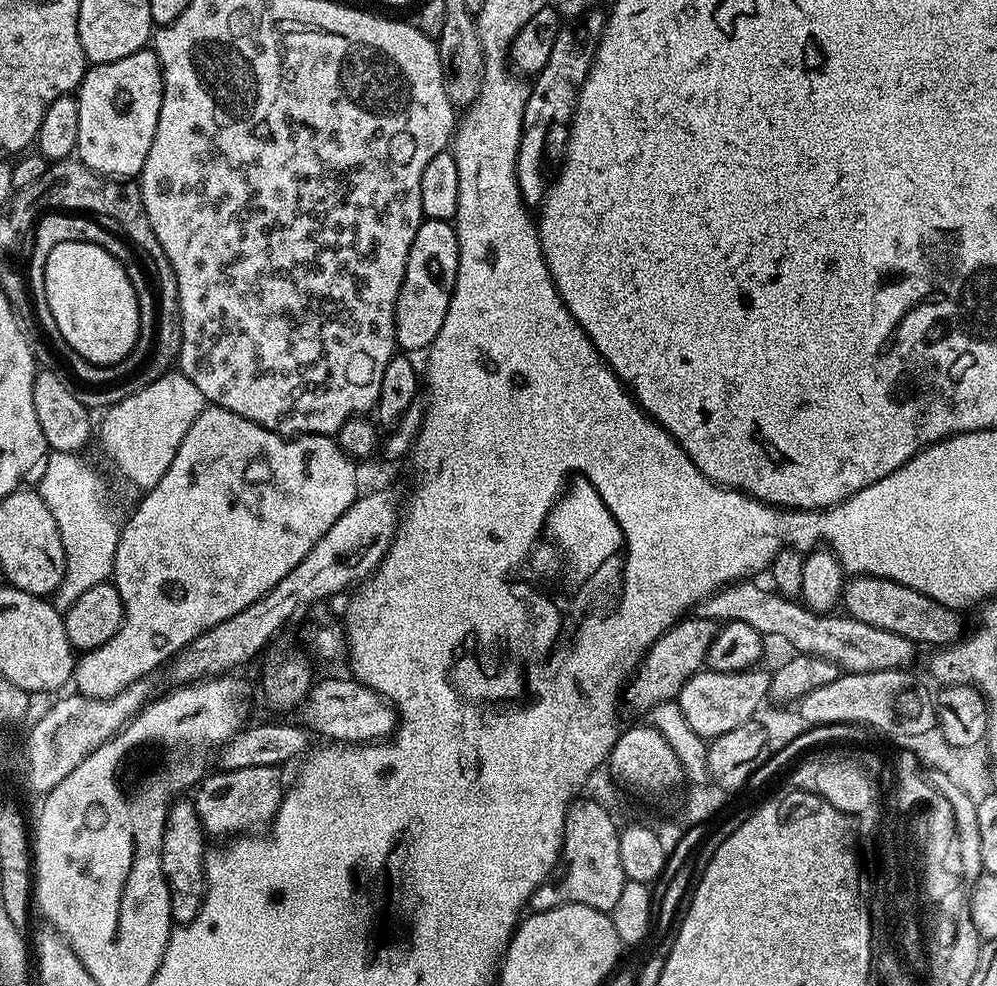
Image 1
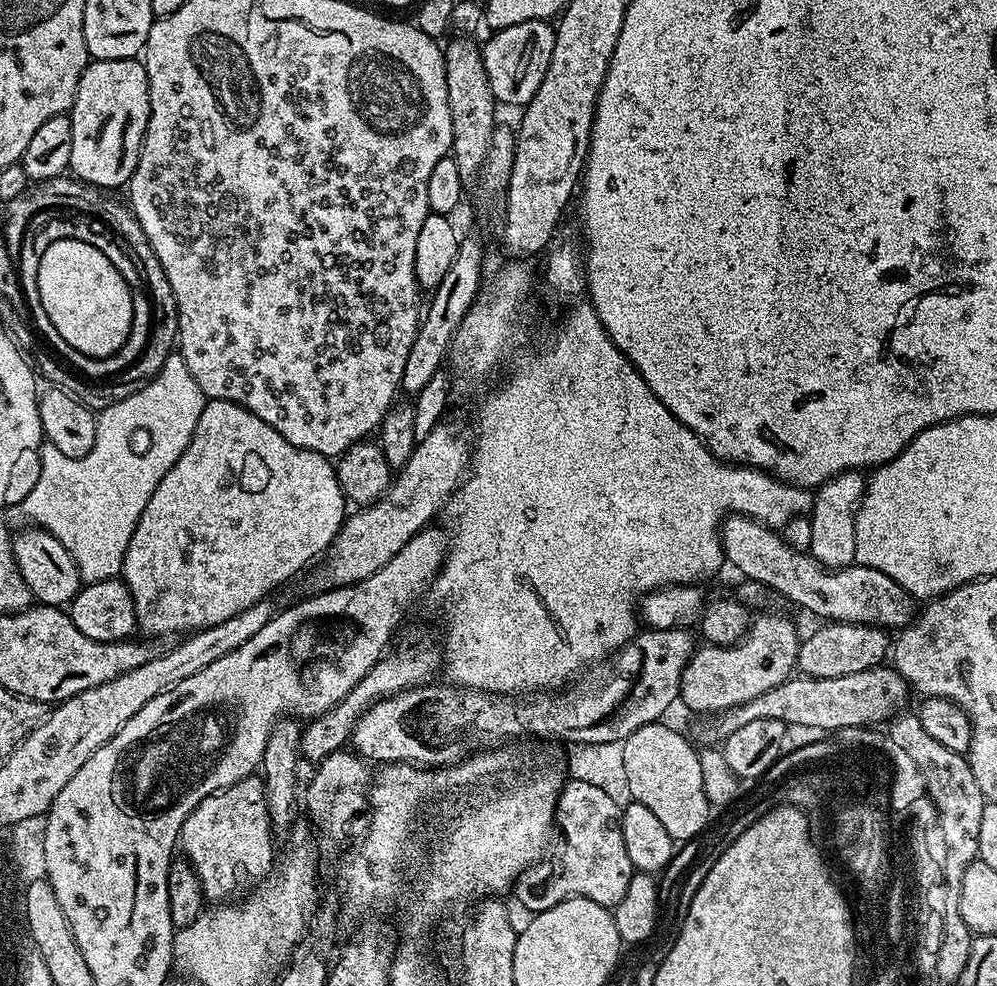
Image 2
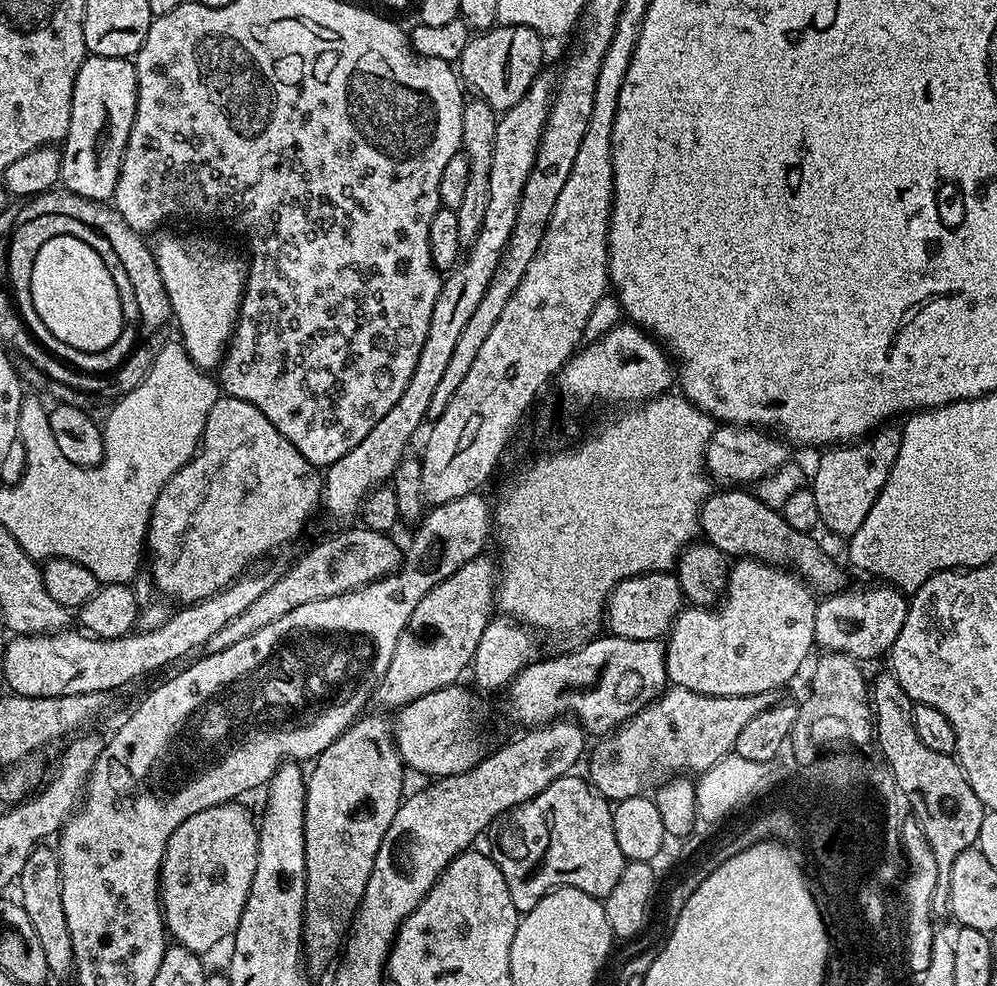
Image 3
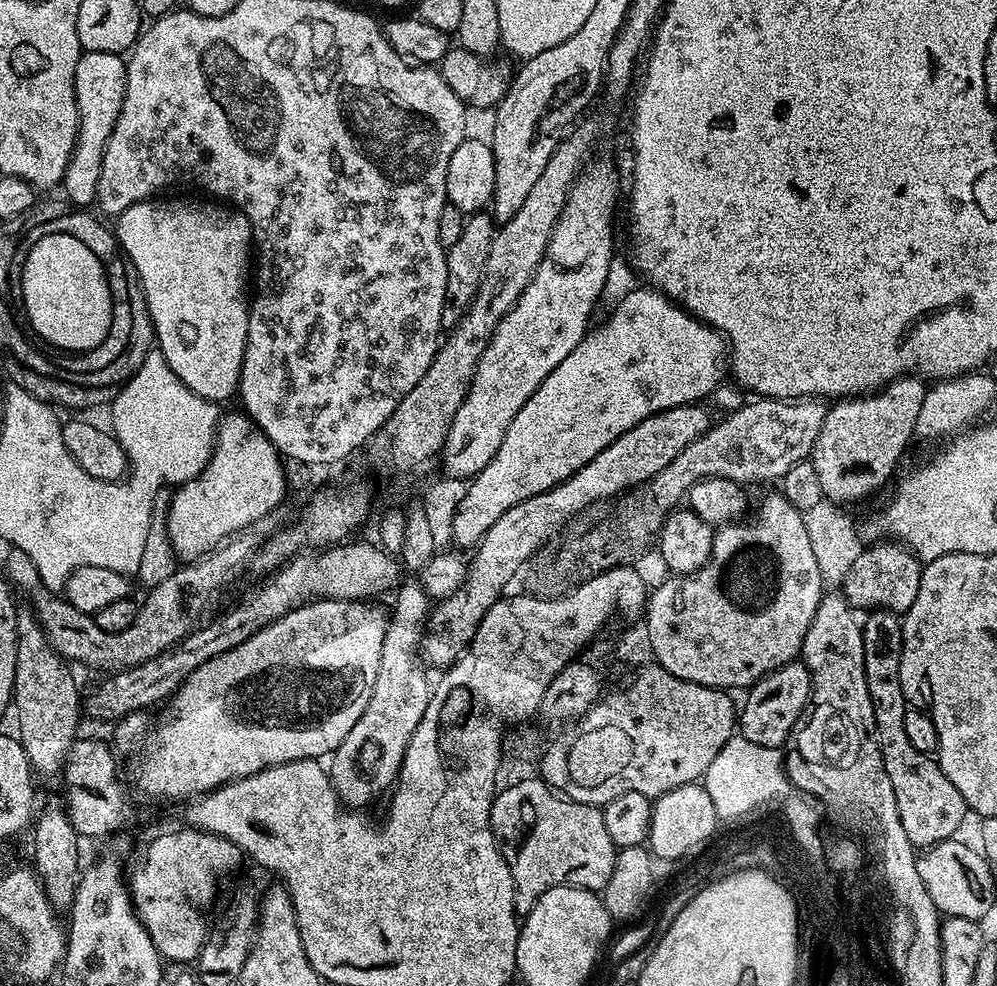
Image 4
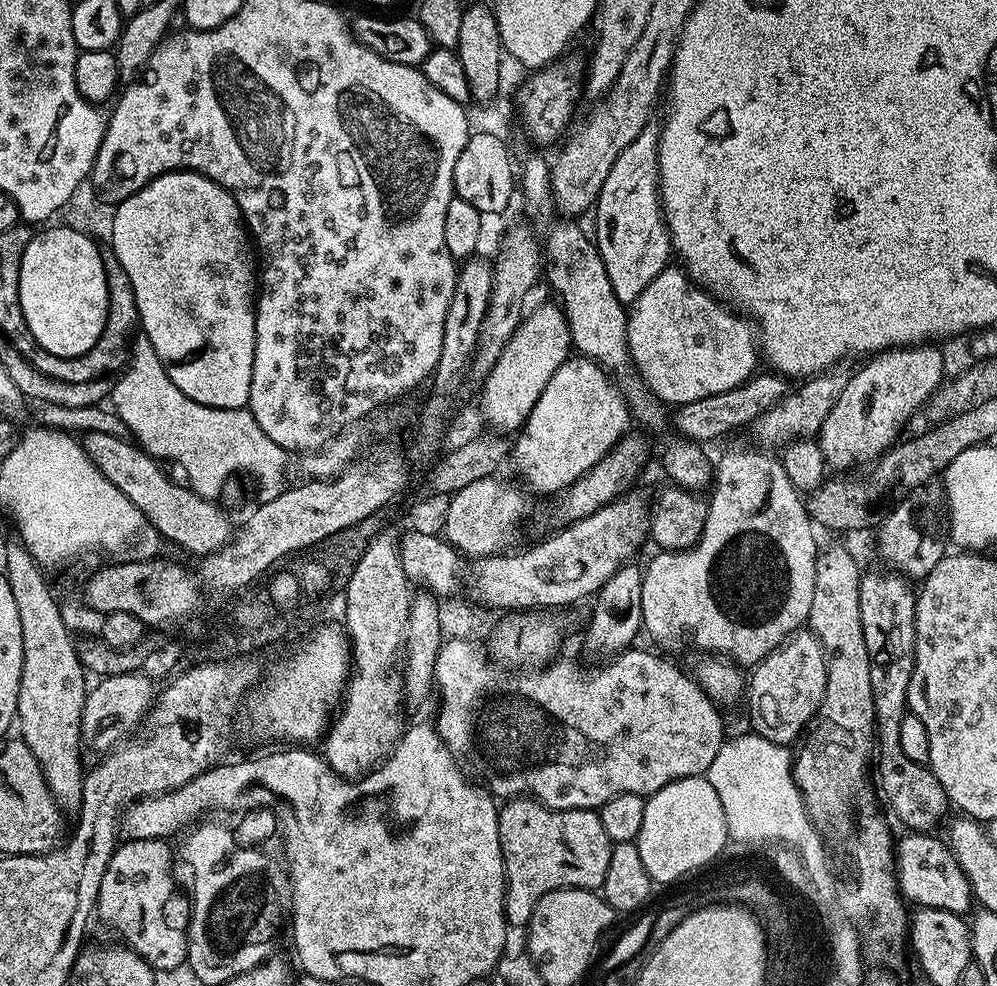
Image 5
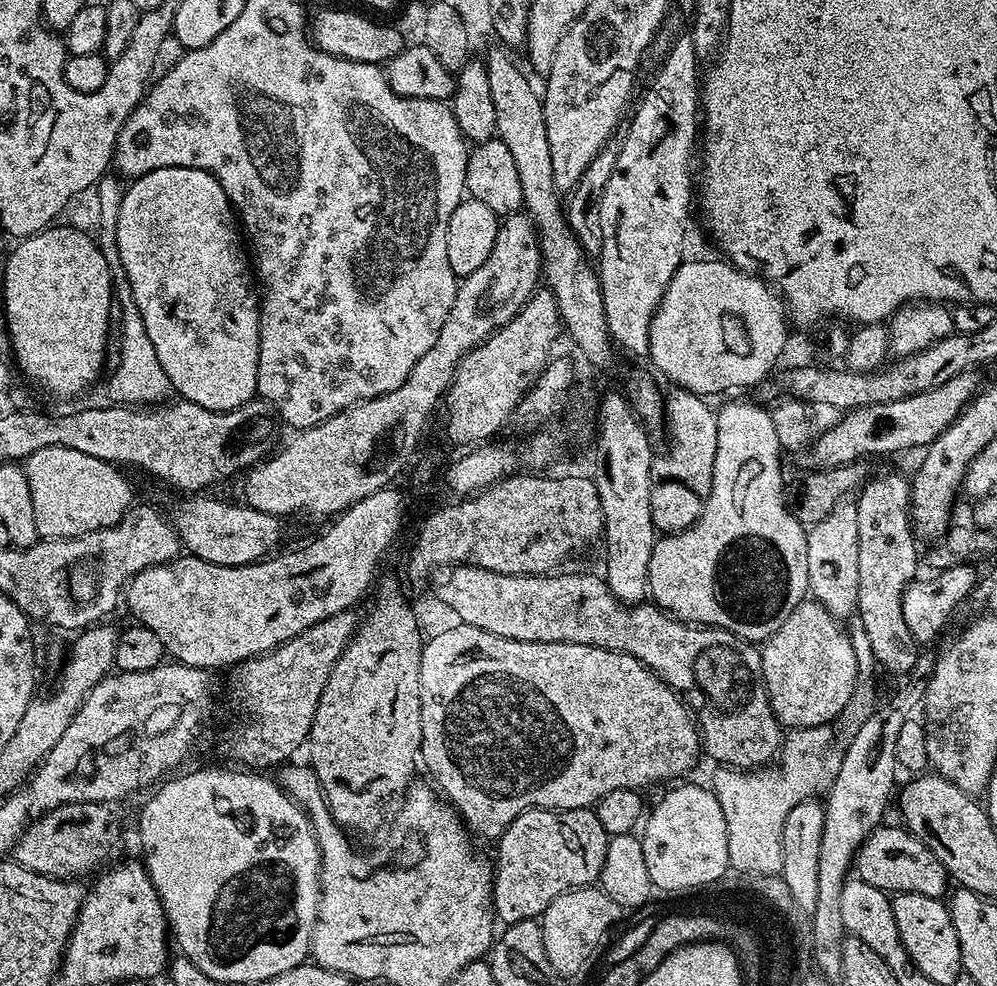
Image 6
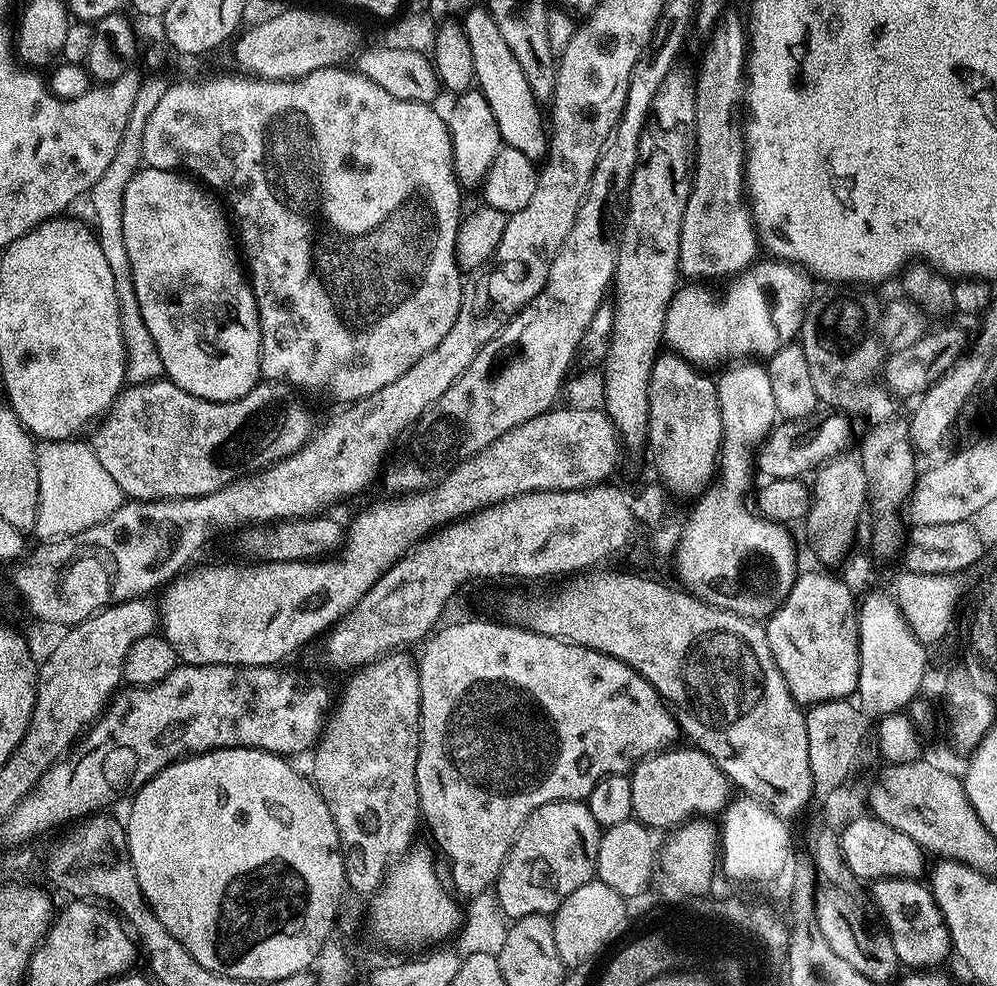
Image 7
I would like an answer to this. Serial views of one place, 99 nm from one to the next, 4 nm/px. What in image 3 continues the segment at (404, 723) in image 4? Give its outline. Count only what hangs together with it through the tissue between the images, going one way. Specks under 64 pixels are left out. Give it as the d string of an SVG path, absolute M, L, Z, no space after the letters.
M363 715L357 719L346 731L340 735L337 740L330 742L330 746L326 746L326 750L322 750L322 754L315 757L314 763L311 765L310 771L306 776L308 789L306 790L306 798L304 799L304 853L306 854L306 898L304 899L304 939L302 947L305 957L309 961L324 960L328 956L328 952L332 952L341 947L342 937L346 932L346 922L351 921L355 911L360 906L360 900L364 896L364 887L370 878L370 874L374 870L374 858L378 854L378 846L382 846L382 838L386 834L386 830L390 830L390 822L394 822L394 814L398 814L398 806L400 801L406 795L404 789L404 772L406 773L406 765L400 759L400 751L396 748L396 739L392 737L392 724L384 721L380 716Z

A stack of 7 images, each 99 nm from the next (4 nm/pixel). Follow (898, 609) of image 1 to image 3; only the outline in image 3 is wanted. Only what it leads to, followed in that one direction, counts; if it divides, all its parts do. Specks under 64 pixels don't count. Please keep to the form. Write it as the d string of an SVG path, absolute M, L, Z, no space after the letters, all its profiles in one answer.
M728 486L725 489L725 492L713 491L700 511L700 532L707 543L718 546L718 550L722 550L729 558L751 558L777 566L791 566L809 588L817 593L824 592L820 594L836 594L845 587L843 570L820 549L815 535L794 530L794 526L786 522L783 511L766 506L766 502L756 497L755 491L743 490L738 486Z

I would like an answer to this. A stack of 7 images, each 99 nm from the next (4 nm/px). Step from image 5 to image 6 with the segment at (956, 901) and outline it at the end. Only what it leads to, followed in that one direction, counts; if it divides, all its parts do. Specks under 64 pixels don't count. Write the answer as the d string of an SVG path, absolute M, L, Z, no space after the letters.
M879 826L869 834L855 855L854 872L857 877L870 886L878 886L882 891L895 894L898 892L913 892L914 894L926 894L935 900L941 899L949 891L950 877L946 866L912 832L903 826L886 828Z

